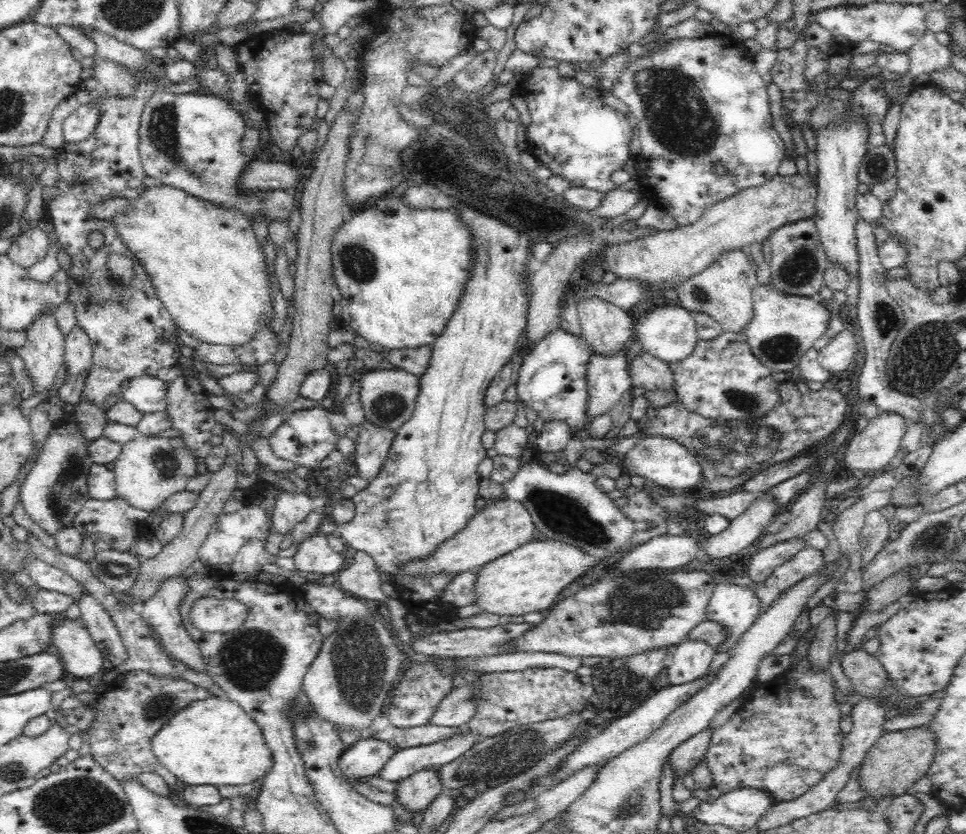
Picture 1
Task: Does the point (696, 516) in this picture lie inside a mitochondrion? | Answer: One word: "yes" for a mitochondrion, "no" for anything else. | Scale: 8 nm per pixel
no

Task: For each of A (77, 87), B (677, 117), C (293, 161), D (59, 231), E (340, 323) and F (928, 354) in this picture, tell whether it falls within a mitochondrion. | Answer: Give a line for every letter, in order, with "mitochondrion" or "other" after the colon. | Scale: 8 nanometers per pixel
A: other
B: mitochondrion
C: other
D: other
E: other
F: mitochondrion

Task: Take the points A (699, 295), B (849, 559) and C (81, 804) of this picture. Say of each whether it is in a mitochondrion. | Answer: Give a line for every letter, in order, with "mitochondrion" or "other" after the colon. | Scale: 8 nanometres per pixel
A: mitochondrion
B: other
C: mitochondrion

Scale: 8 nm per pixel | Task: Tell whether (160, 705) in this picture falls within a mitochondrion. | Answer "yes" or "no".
yes

